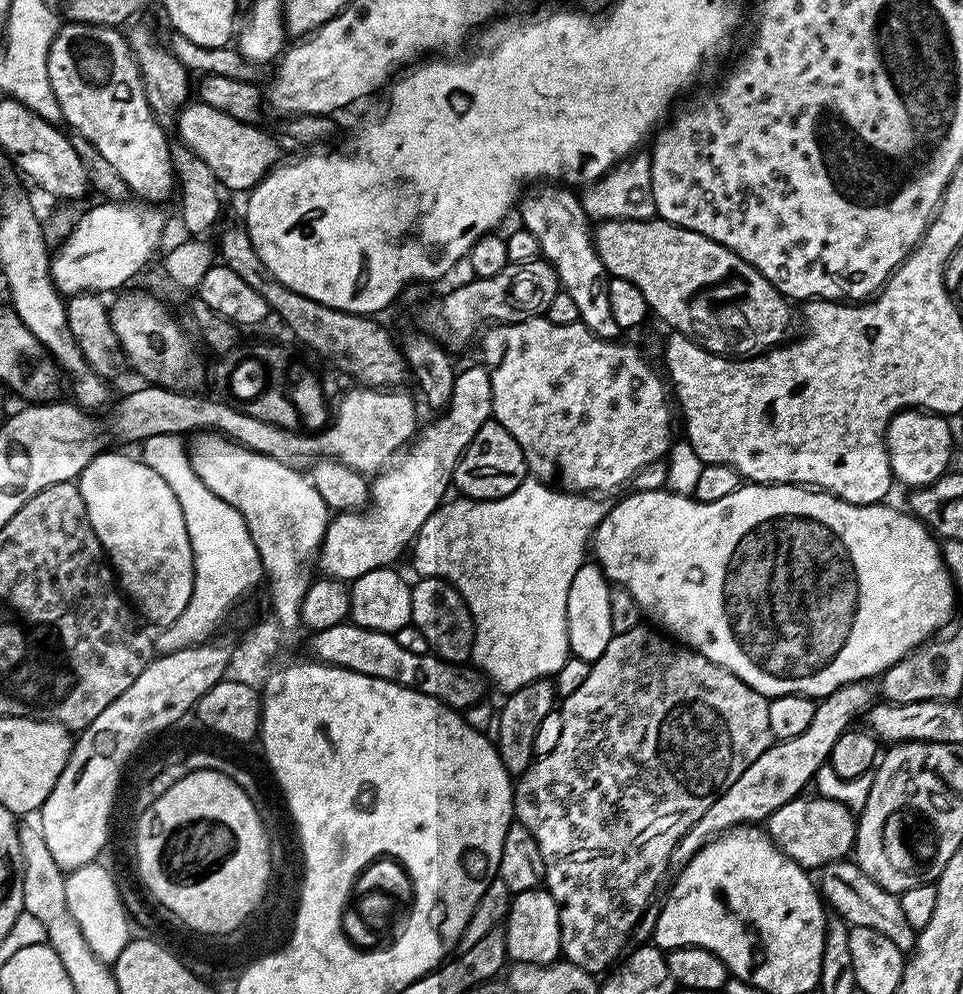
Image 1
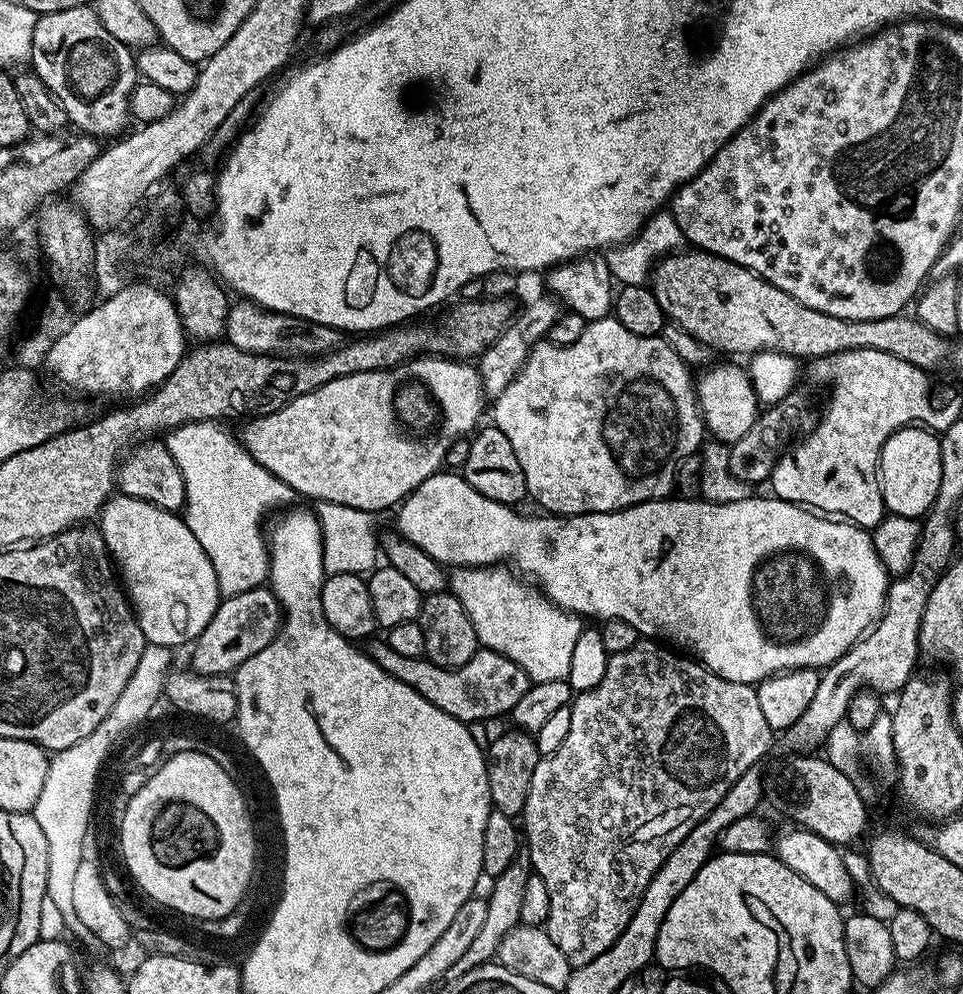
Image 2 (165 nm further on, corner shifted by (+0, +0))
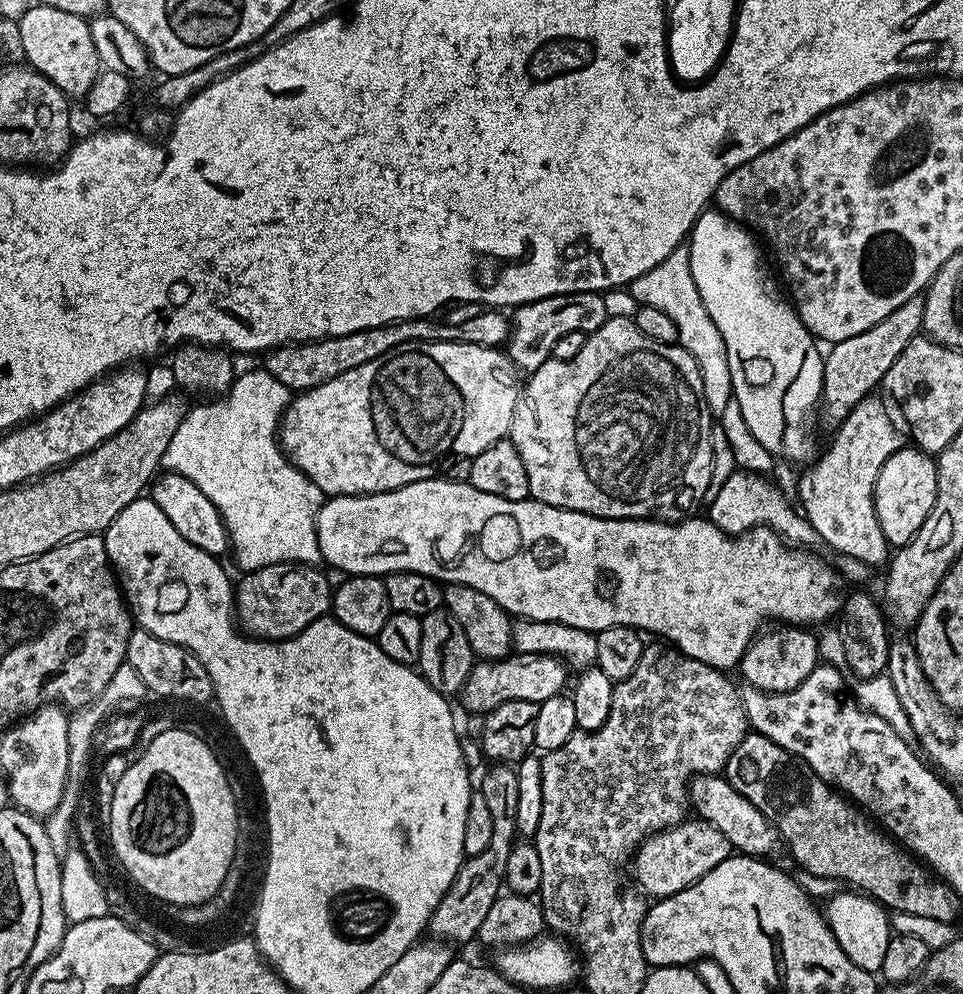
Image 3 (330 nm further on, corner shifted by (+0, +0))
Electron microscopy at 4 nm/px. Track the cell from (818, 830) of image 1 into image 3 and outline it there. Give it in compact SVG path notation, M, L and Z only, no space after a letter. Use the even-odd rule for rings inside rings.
M688 818L682 824L674 824L662 832L655 832L636 849L634 853L636 877L634 876L634 880L642 889L645 897L673 896L678 894L678 890L686 890L686 886L698 882L698 878L702 878L707 872L714 870L714 866L718 866L718 862L722 862L726 857L733 855L733 852L732 844L727 840L726 835L722 834L710 822L699 818Z

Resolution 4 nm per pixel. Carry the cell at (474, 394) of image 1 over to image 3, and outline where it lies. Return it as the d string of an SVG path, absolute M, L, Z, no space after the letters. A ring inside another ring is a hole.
M571 292L569 296L551 296L522 304L510 316L510 335L506 345L508 357L521 373L531 374L552 359L554 342L571 332L585 334L598 330L608 321L610 309L605 297L598 292Z

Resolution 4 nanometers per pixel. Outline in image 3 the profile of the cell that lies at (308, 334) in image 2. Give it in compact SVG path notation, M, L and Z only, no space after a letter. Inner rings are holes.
M491 306L485 307L482 314L457 325L445 322L435 324L432 318L417 318L414 320L398 320L395 324L383 324L377 328L367 328L351 332L345 336L330 336L323 340L293 342L271 349L263 357L263 367L267 368L282 386L291 388L299 394L309 388L322 386L322 382L330 382L330 378L338 378L338 374L346 374L346 370L354 370L358 366L366 366L366 362L374 362L374 358L382 358L390 350L403 344L419 340L457 340L470 346L486 346L500 348L507 345L510 335L510 320L503 311Z

